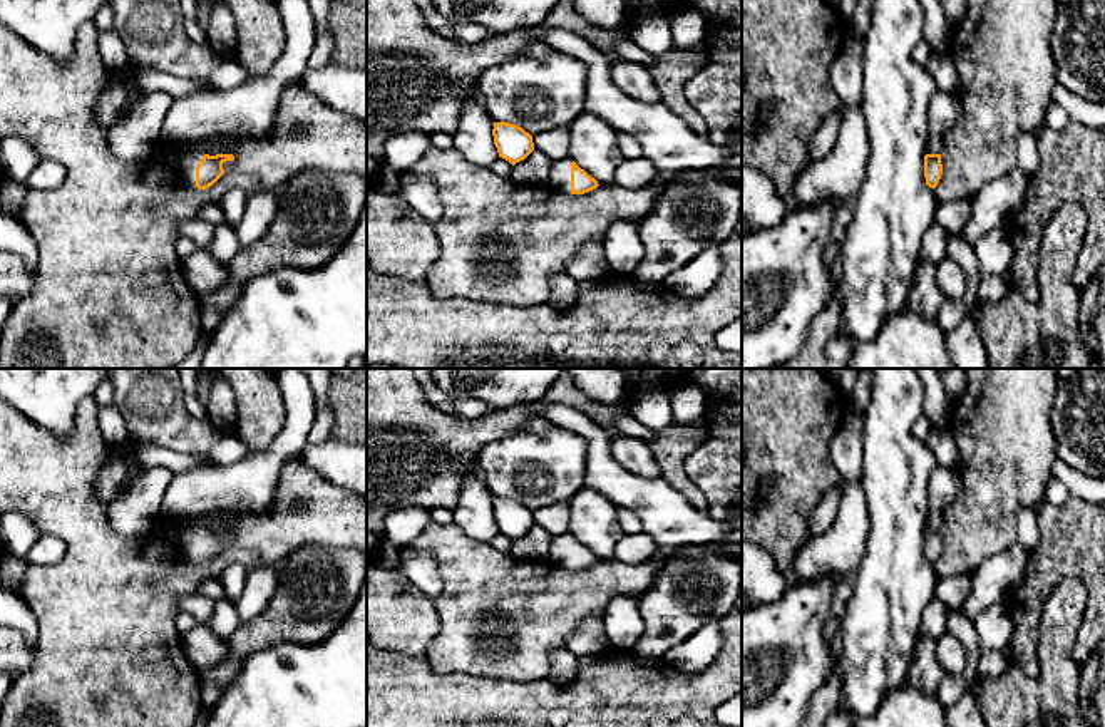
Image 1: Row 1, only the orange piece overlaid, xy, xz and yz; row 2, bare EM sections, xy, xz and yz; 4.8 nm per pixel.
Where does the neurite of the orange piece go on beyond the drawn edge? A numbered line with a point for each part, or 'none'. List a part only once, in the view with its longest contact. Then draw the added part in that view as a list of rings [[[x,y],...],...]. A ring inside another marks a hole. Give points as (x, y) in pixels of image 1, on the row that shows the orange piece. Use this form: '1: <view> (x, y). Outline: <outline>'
1: xy (218, 144). Outline: [[[213,136],[184,147],[184,174],[189,186],[196,186],[196,168],[204,154],[234,154],[241,137],[238,136]]]

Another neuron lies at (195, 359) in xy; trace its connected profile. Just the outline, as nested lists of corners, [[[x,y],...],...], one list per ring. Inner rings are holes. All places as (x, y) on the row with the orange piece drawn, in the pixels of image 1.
[[[199,338],[193,352],[184,360],[169,369],[201,369],[206,347],[208,342],[204,338]]]

